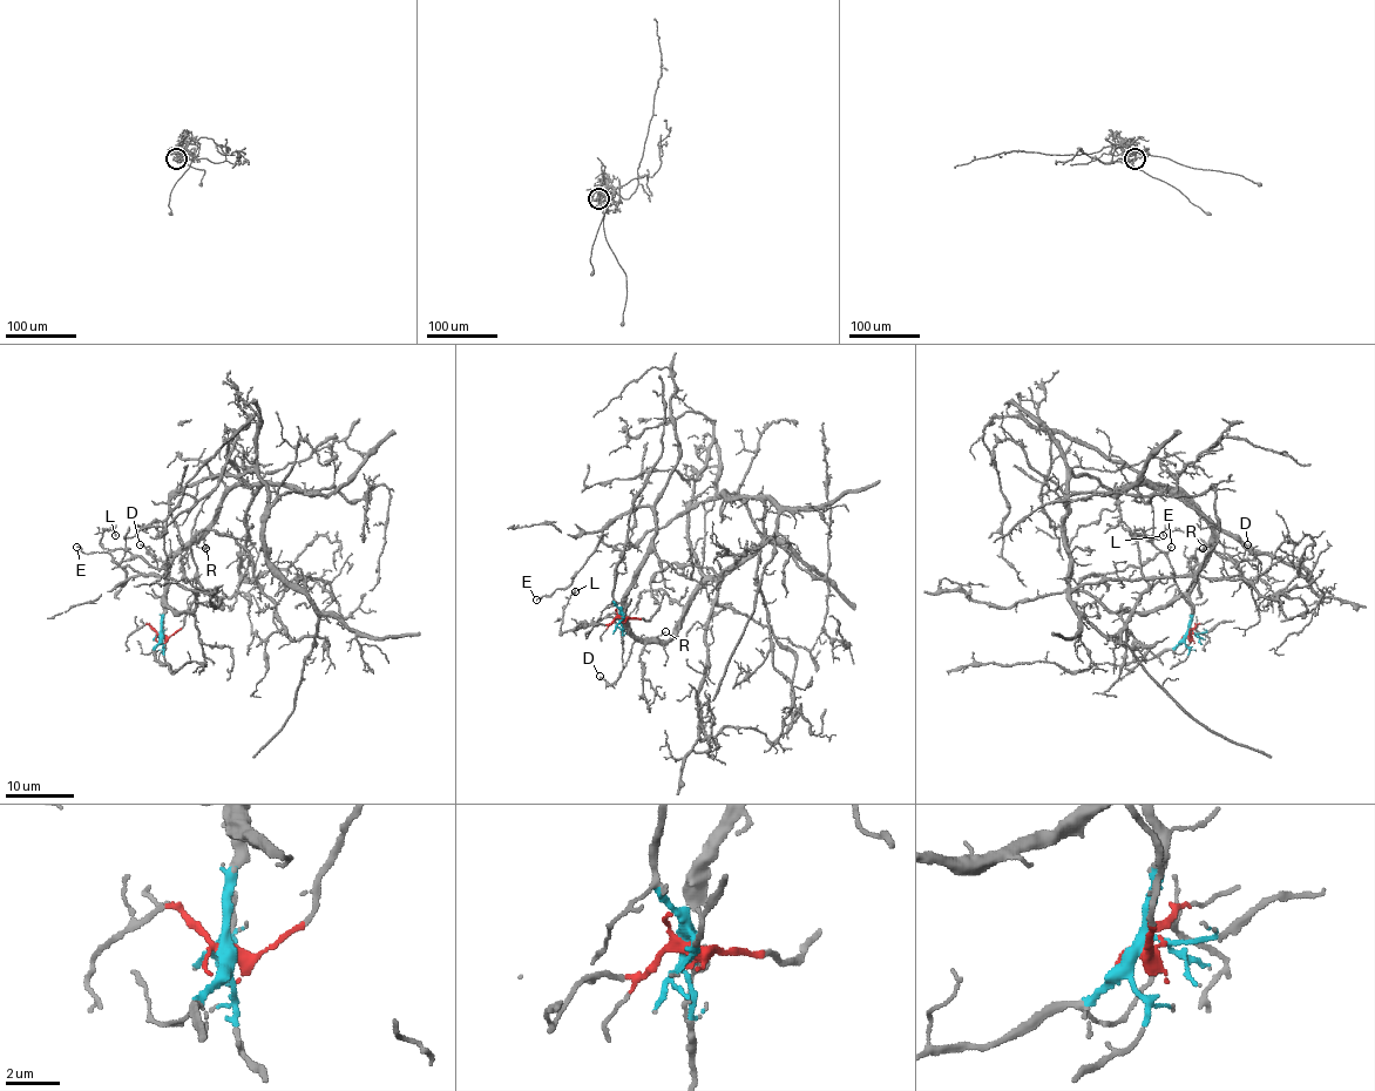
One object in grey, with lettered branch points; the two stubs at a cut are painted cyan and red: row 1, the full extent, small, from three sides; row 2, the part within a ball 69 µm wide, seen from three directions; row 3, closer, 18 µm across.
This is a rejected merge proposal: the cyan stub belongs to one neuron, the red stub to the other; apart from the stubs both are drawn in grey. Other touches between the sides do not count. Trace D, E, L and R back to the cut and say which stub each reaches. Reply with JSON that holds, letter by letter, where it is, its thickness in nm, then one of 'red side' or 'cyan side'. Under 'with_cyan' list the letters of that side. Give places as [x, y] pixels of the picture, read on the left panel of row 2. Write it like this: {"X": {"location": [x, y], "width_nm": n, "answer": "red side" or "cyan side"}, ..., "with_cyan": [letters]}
{"D": {"location": [140, 544], "width_nm": 170, "answer": "cyan side"}, "E": {"location": [76, 547], "width_nm": 120, "answer": "cyan side"}, "L": {"location": [115, 535], "width_nm": 100, "answer": "cyan side"}, "R": {"location": [205, 548], "width_nm": 120, "answer": "cyan side"}, "with_cyan": ["D", "E", "L", "R"]}

